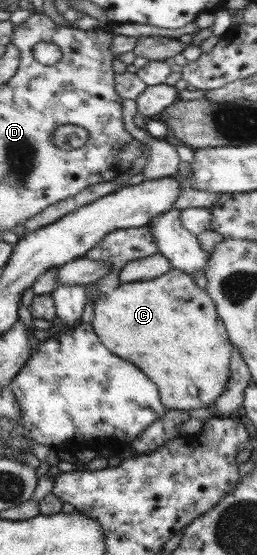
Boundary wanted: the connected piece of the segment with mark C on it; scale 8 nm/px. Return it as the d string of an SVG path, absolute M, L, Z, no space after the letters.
M171 267L159 278L120 284L112 293L97 299L93 305L91 328L98 341L109 352L114 352L121 360L130 360L130 364L146 374L157 387L165 411L206 408L222 394L230 374L231 343L215 312L213 300L196 286L192 276Z

